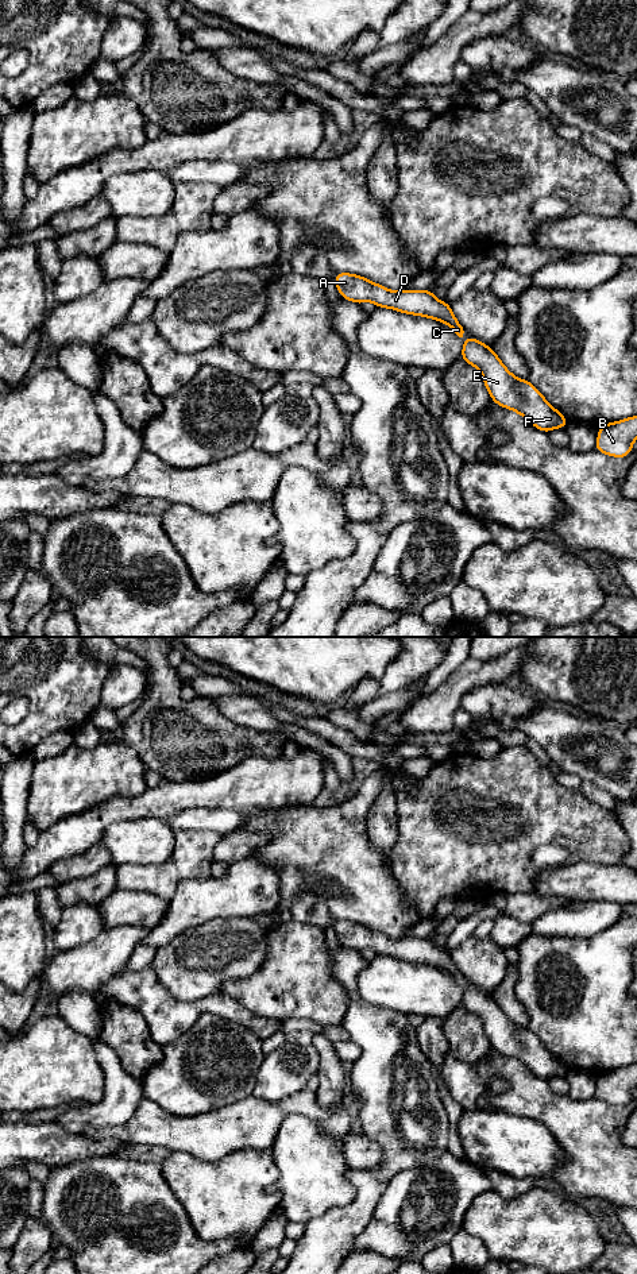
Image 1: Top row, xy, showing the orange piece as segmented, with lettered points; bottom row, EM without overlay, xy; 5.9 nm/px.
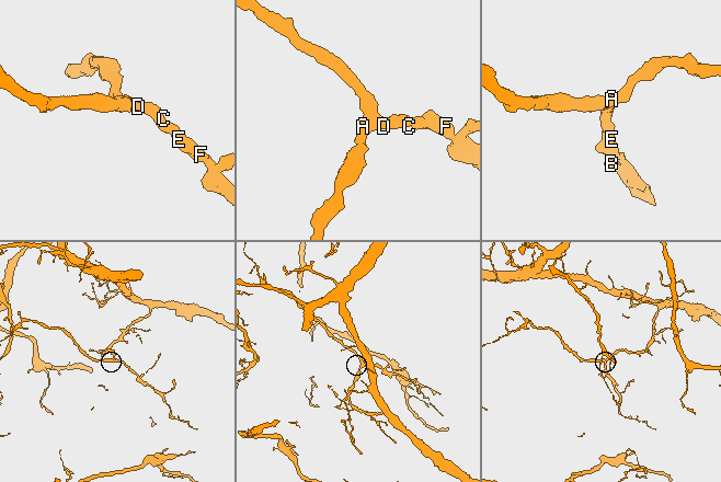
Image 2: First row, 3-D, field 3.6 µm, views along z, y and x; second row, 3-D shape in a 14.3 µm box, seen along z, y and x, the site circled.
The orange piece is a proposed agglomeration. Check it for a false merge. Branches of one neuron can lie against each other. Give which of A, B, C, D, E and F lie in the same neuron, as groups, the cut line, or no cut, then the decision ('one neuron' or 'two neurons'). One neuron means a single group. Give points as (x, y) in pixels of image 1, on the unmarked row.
groups A B C D E F; cut none; one neuron

